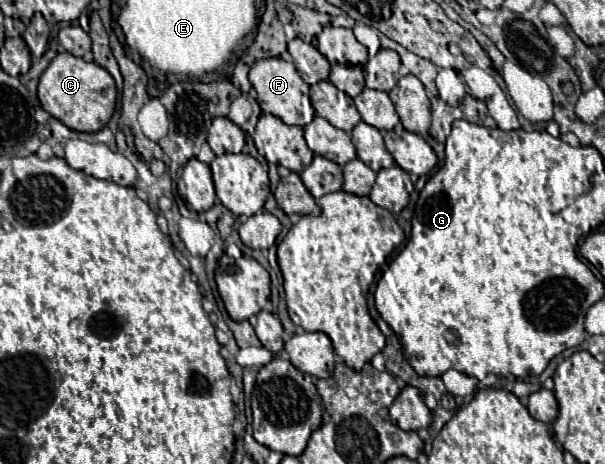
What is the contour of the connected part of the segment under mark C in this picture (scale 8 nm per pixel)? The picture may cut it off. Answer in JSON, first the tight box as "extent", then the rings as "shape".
{"extent":[38,52,116,132],"shape":[[[62,52],[40,76],[38,100],[42,108],[54,118],[58,118],[64,126],[76,132],[98,132],[108,124],[114,114],[116,86],[110,72],[102,66],[94,62],[88,64],[82,58],[72,56],[70,52]]]}

